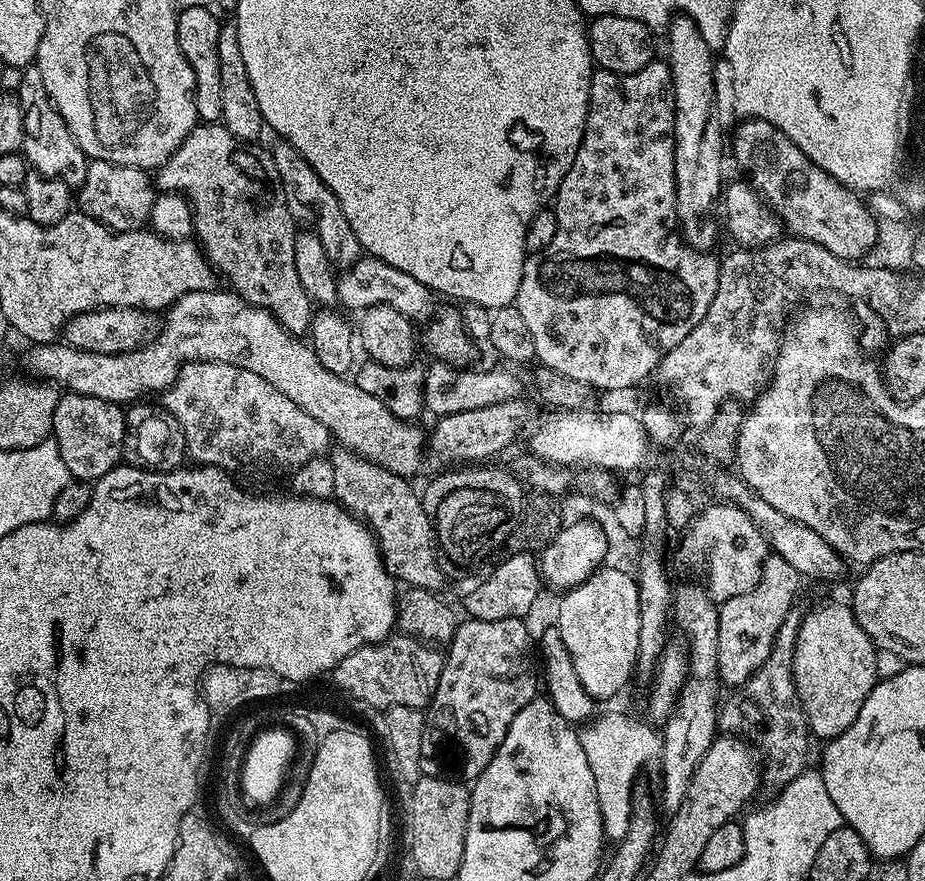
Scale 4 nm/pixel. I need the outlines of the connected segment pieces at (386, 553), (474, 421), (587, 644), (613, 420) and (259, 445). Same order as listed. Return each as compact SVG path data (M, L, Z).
M333 447L330 461L334 470L335 499L367 524L376 538L380 557L384 559L388 573L408 588L440 590L444 584L444 572L440 569L442 560L440 556L436 557L436 532L424 509L421 493L415 492L405 477L370 462L349 448Z
M523 399L498 402L498 406L482 406L482 410L462 410L458 414L441 416L435 421L436 429L430 432L430 448L444 460L484 462L487 456L504 452L516 440L516 435L528 420L528 408Z
M601 567L593 576L586 578L586 582L579 584L577 588L563 593L560 604L560 613L554 620L555 627L560 629L562 642L566 642L566 650L570 650L570 662L574 662L574 671L578 674L578 679L582 681L582 688L593 698L593 701L608 700L611 696L616 696L628 684L628 679L633 679L636 671L636 655L638 654L638 586L636 585L635 575L631 571L623 572L620 568Z
M560 410L549 420L544 420L532 432L528 444L532 447L531 455L537 460L546 460L557 466L573 466L572 464L605 464L613 473L636 472L648 460L654 451L654 445L648 439L639 415L631 416L628 412L612 412L609 416L586 416L582 410Z
M190 360L180 368L178 378L170 387L164 389L162 393L162 406L170 414L174 414L174 418L178 418L178 422L184 431L186 438L186 446L188 447L188 456L191 457L197 465L207 466L210 468L221 468L229 474L237 474L236 472L257 472L260 476L284 476L297 472L302 465L310 462L316 456L324 456L329 451L330 433L326 430L326 426L322 426L322 422L318 422L318 418L310 418L310 414L306 414L306 410L302 410L302 406L294 406L294 402L290 402L290 398L286 398L286 394L282 394L282 390L274 390L274 386L270 386L270 382L266 382L266 378L258 378L258 374L254 374L254 370L242 370L233 364L223 364L222 362L206 362L205 360Z

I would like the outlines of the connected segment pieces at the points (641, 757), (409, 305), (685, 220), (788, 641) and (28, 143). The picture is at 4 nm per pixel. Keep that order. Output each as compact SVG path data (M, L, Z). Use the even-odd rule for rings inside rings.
M608 712L585 725L580 732L582 748L594 775L595 790L598 791L604 835L614 842L624 837L629 828L629 816L634 810L637 772L646 764L657 763L663 748L661 735L657 731L655 733L647 721L641 720L632 721L626 714Z
M361 258L337 275L336 298L341 305L344 303L346 307L356 308L355 310L363 310L370 306L394 306L398 314L413 322L431 320L438 308L437 293L422 282L418 282L418 278L410 278L410 274L405 274L386 262L371 258Z
M686 14L673 17L666 29L668 35L668 56L666 63L672 75L672 97L676 103L674 114L674 178L676 179L676 219L679 231L685 244L697 250L712 250L716 244L716 232L712 228L704 228L712 211L717 211L718 201L725 187L724 156L726 160L726 132L720 129L716 121L716 68L712 65L714 50L702 38L698 26Z
M793 610L782 622L770 650L770 658L745 684L731 693L728 701L718 708L718 728L721 733L747 738L754 742L762 757L762 780L775 790L784 789L794 782L809 767L808 740L810 729L808 719L800 705L800 695L796 692L796 682L792 667L796 653L796 639L802 619L801 613Z
M35 66L23 69L18 87L20 104L24 108L24 146L22 155L28 162L31 171L58 178L66 182L66 186L73 190L79 190L82 182L86 182L86 170L89 159L78 146L74 134L66 126L62 114L52 107L52 100L46 94L46 86L42 86L42 74Z

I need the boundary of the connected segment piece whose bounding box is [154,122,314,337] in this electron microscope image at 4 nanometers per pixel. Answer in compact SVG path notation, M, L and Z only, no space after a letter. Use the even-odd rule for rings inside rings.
M197 123L191 134L182 142L182 146L178 146L178 150L174 150L174 154L163 166L155 169L154 183L160 192L178 192L188 201L188 205L192 207L192 231L195 239L200 247L204 249L204 256L208 259L209 264L216 269L223 279L224 276L228 279L227 287L235 292L236 295L241 296L247 304L253 304L255 308L266 309L292 335L303 337L312 326L314 301L306 294L306 290L302 286L302 278L298 278L298 266L294 266L294 242L296 241L298 222L292 217L288 209L286 194L282 190L282 182L278 178L278 170L274 166L272 153L267 147L259 148L260 146L256 142L245 142L234 138L234 134L230 134L230 130L226 130L223 123Z

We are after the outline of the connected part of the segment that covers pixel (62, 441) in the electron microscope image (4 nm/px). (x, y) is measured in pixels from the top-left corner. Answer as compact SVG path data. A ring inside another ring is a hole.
M65 391L54 406L51 439L55 440L72 480L95 482L121 463L124 455L125 409L90 394Z

